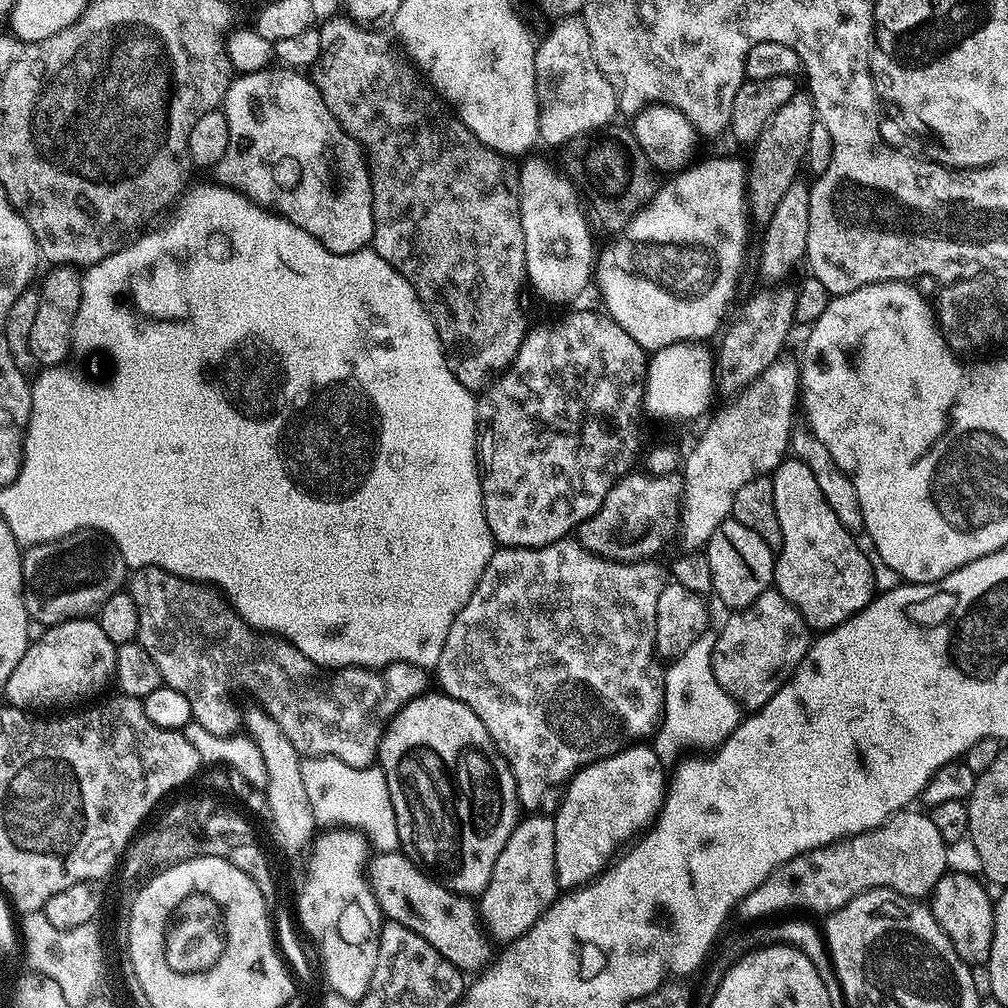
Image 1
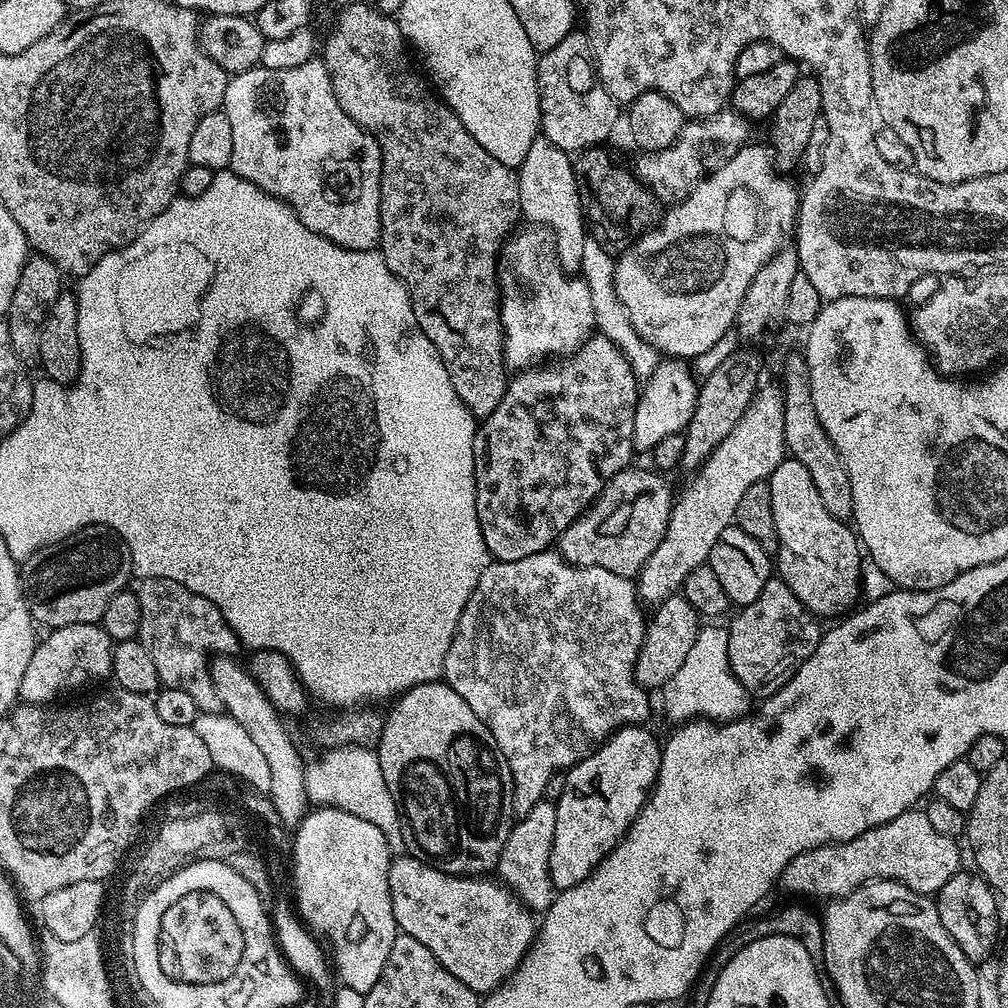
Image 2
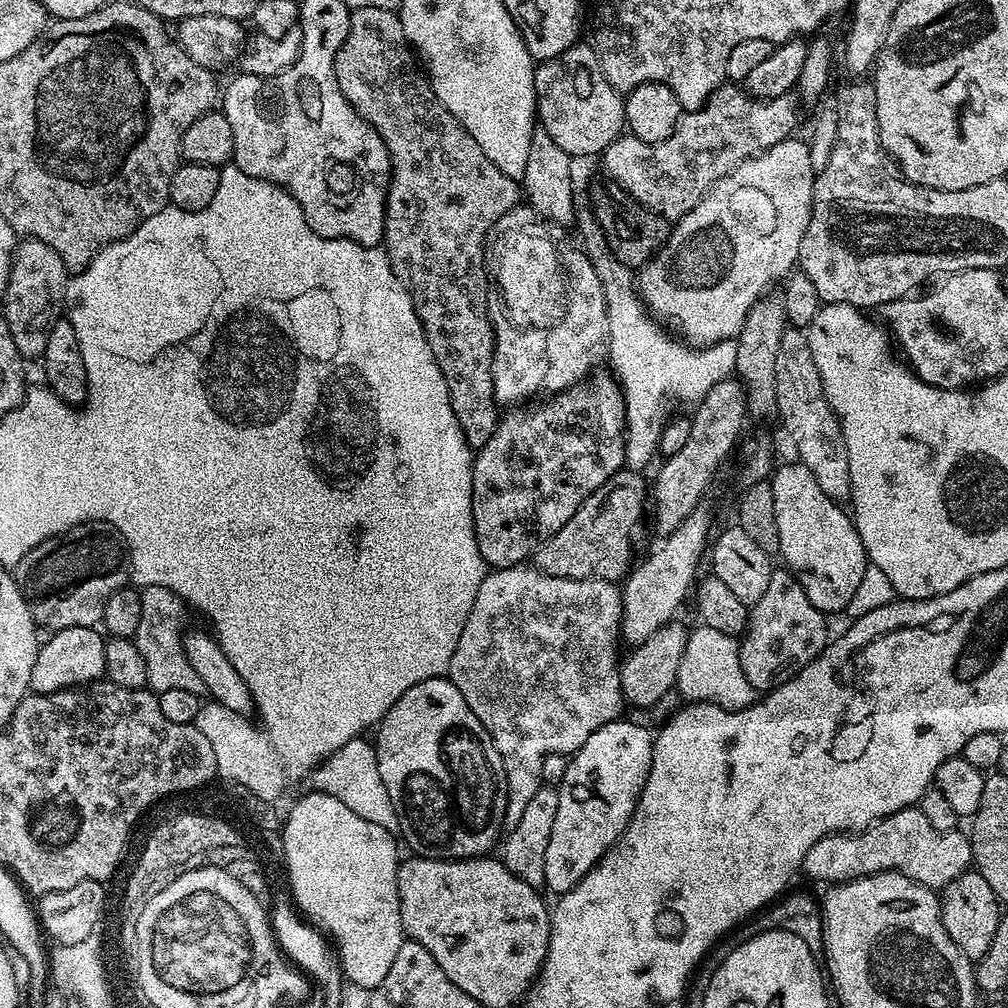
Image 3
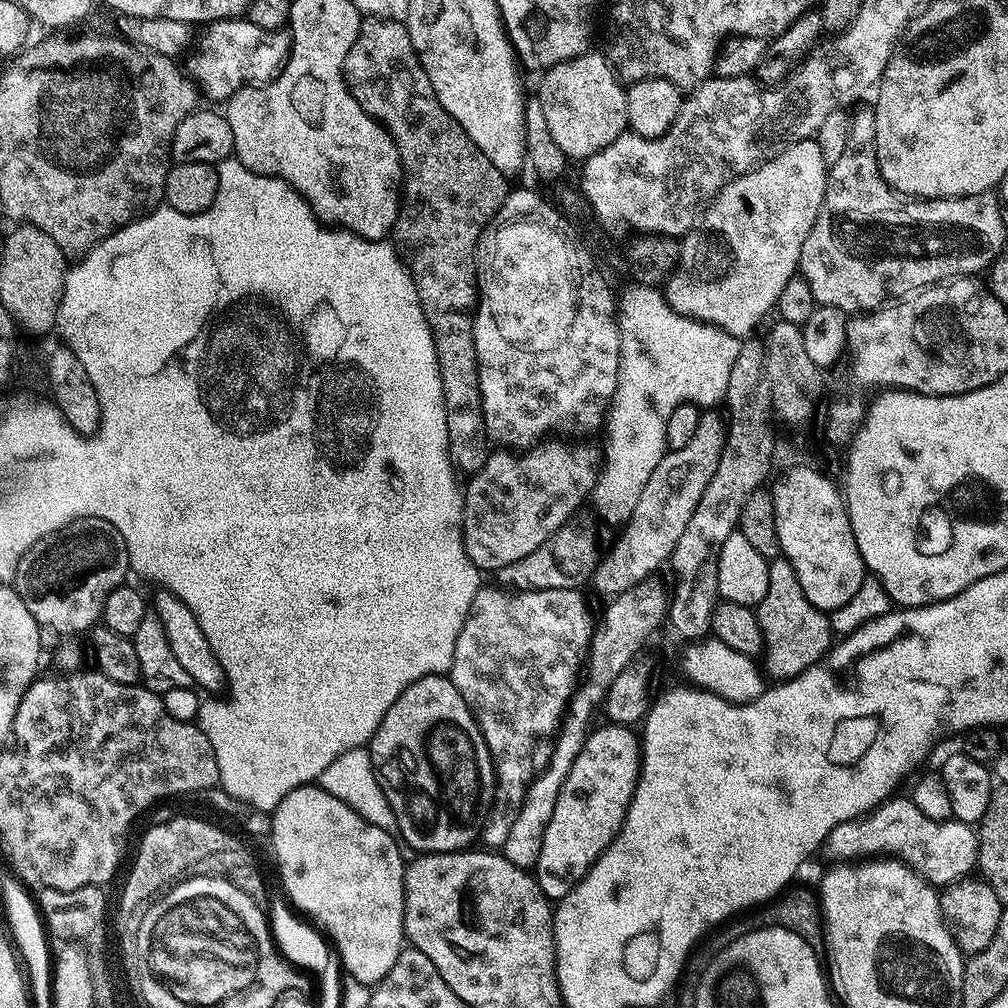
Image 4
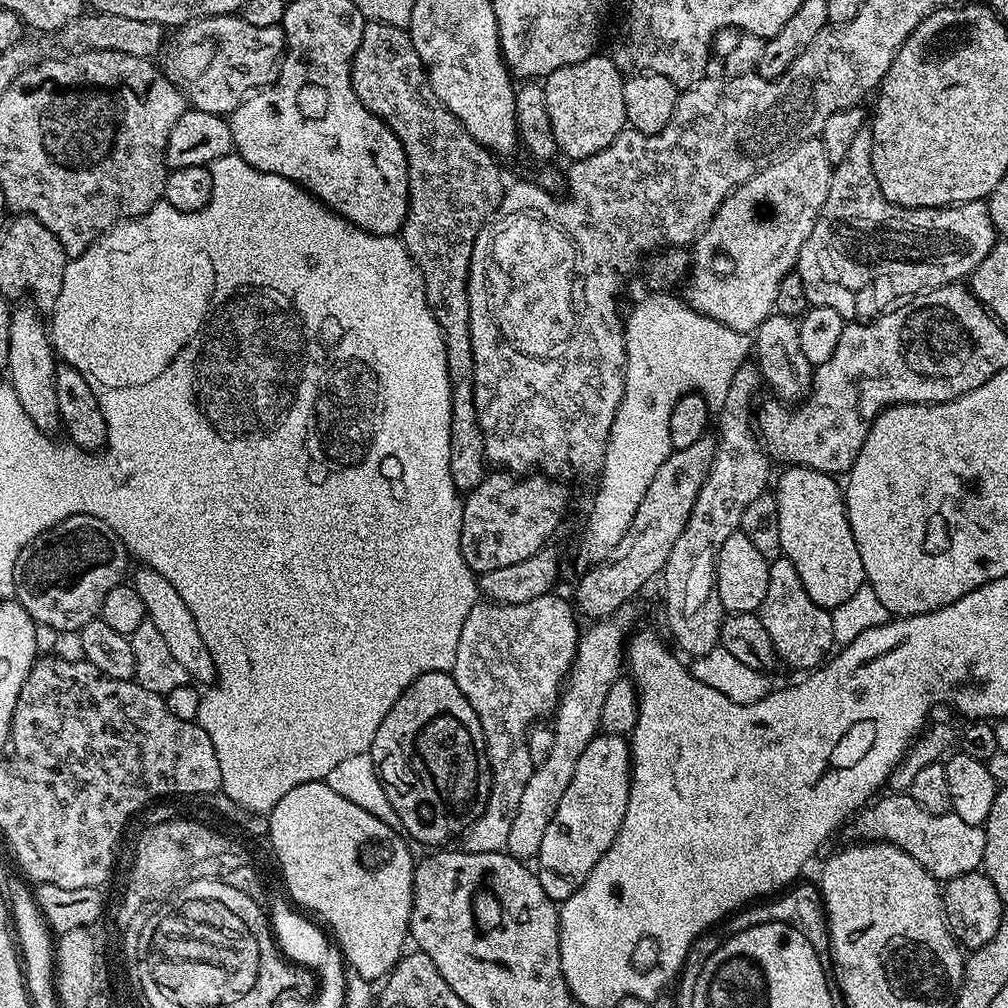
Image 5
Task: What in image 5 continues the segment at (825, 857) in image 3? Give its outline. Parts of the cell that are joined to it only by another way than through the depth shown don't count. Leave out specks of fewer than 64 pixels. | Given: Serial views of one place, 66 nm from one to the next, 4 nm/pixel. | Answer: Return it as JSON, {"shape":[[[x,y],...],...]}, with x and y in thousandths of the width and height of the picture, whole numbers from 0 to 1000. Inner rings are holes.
{"shape":[[[900,788],[880,789],[874,789],[868,796],[862,797],[848,811],[849,825],[853,828],[850,830],[854,834],[876,835],[895,842],[933,875],[969,864],[975,858],[978,831],[973,818],[954,815],[954,812],[943,808],[923,808]]]}

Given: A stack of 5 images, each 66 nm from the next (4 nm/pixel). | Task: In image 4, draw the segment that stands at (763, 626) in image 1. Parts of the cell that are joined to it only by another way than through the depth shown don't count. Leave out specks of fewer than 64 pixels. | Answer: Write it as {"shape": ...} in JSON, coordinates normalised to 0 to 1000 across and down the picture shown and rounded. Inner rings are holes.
{"shape":[[[767,555],[763,559],[762,568],[764,581],[760,581],[760,593],[756,593],[756,597],[750,600],[748,606],[758,634],[757,666],[763,672],[766,670],[767,676],[777,677],[786,675],[796,669],[796,665],[813,658],[827,638],[827,628],[824,614],[812,606],[804,597],[804,593],[800,593],[792,577],[792,569],[788,569],[788,562],[784,562],[782,556]]]}

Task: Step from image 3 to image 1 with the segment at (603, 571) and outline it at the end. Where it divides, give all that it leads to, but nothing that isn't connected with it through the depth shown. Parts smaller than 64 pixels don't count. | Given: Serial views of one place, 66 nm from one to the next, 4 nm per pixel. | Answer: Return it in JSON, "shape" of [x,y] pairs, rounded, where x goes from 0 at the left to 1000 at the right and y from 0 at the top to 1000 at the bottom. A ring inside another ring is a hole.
{"shape":[[[628,466],[612,478],[601,490],[597,502],[583,516],[576,518],[573,525],[573,539],[581,547],[599,556],[610,556],[616,560],[642,557],[650,548],[659,544],[666,532],[672,531],[675,523],[675,496],[679,492],[679,474],[675,468],[660,472],[645,472],[638,466]]]}

